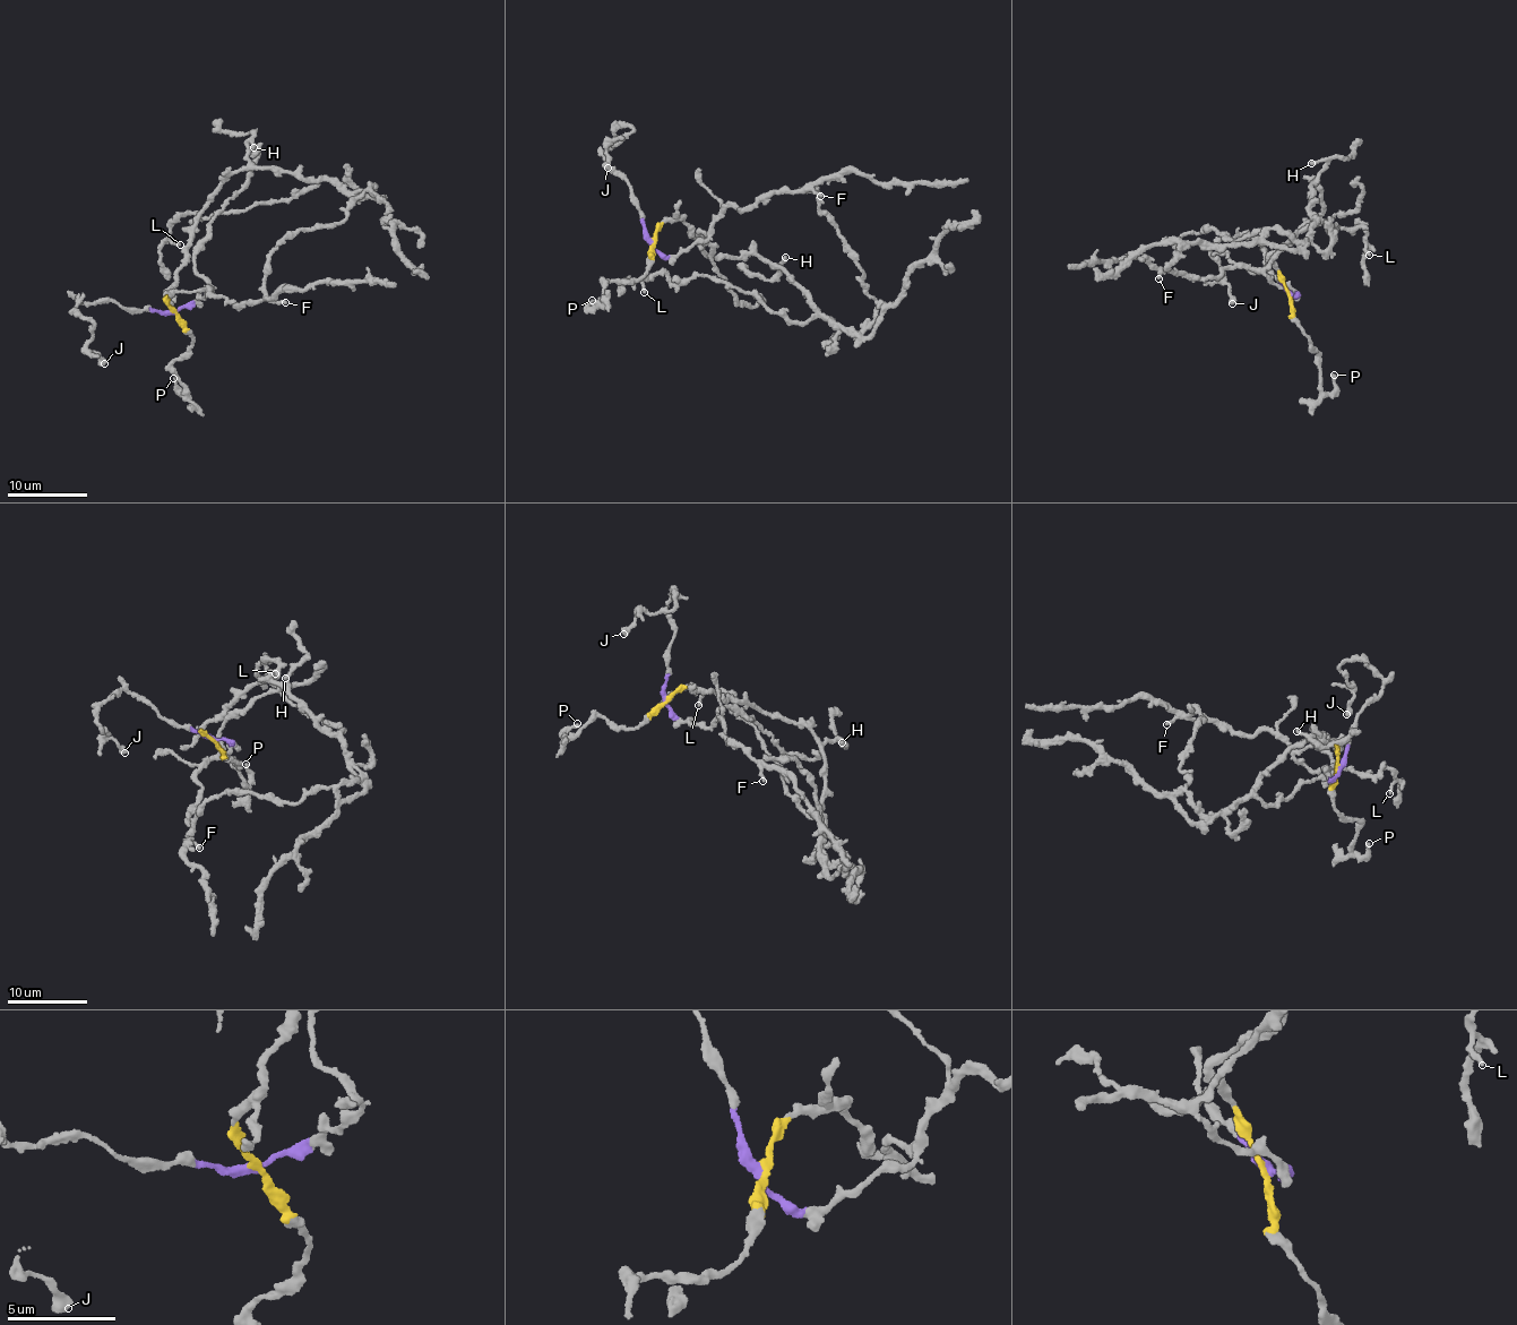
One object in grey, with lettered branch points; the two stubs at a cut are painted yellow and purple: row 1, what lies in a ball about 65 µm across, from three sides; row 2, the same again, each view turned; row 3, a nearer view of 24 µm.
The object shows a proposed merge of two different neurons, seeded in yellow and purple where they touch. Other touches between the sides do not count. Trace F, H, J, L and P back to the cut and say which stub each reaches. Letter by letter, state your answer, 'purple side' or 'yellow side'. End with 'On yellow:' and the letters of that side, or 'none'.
F: purple side
H: yellow side
J: purple side
L: yellow side
P: yellow side
On yellow: H, L, P

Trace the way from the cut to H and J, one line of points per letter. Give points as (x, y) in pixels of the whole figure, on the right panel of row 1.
H: (1289, 294), (1270, 256), (1320, 213), (1320, 194), (1313, 183), (1325, 160), (1310, 164)
J: (1289, 294), (1268, 273), (1266, 249), (1246, 235), (1222, 240), (1209, 250), (1233, 303)

